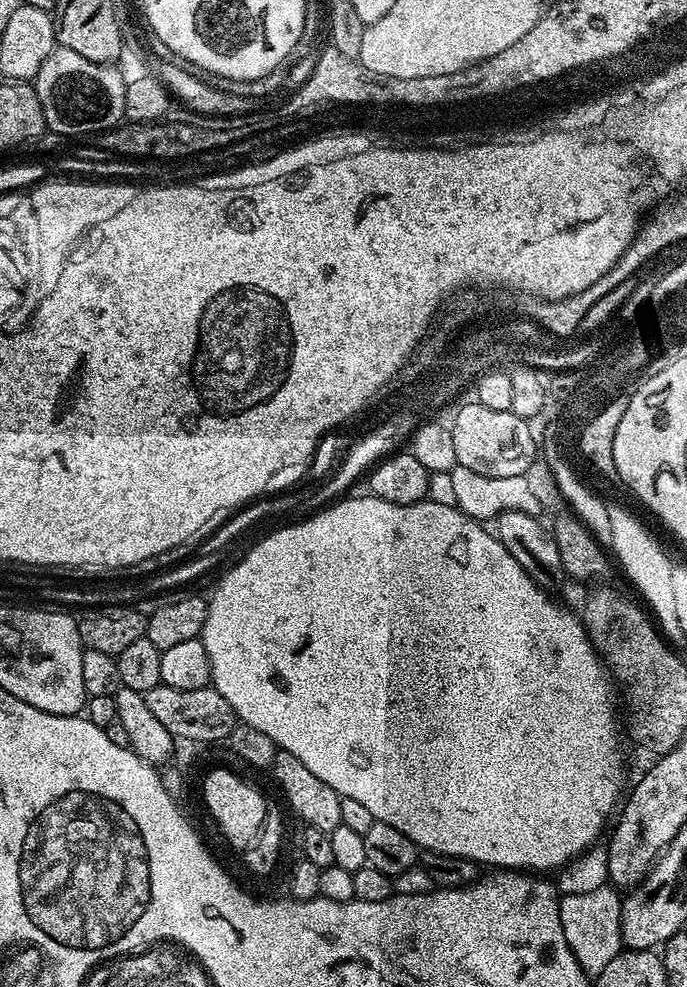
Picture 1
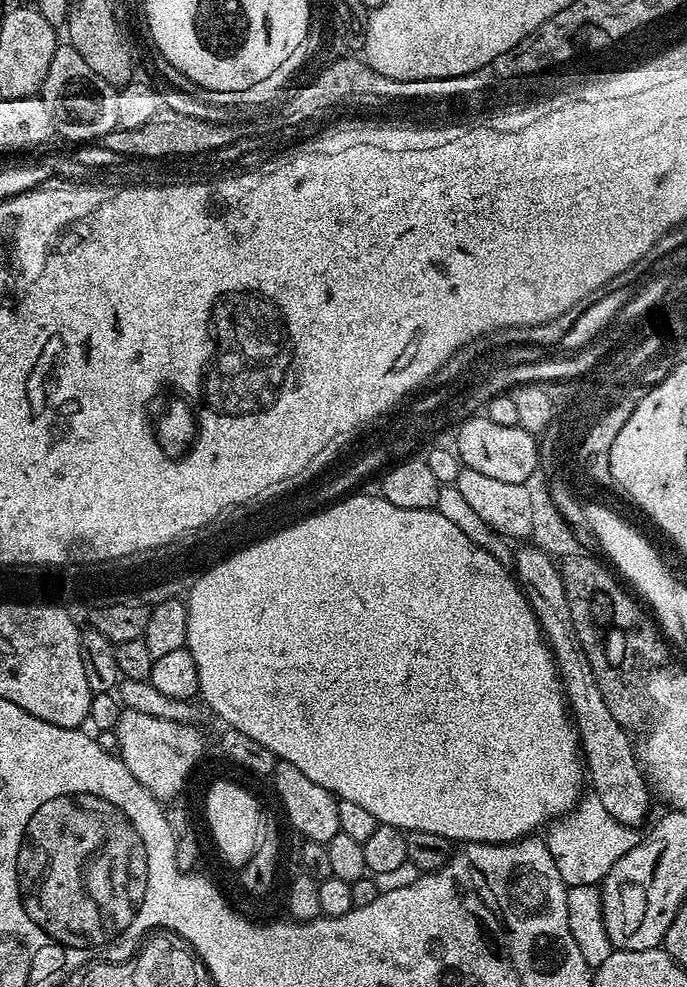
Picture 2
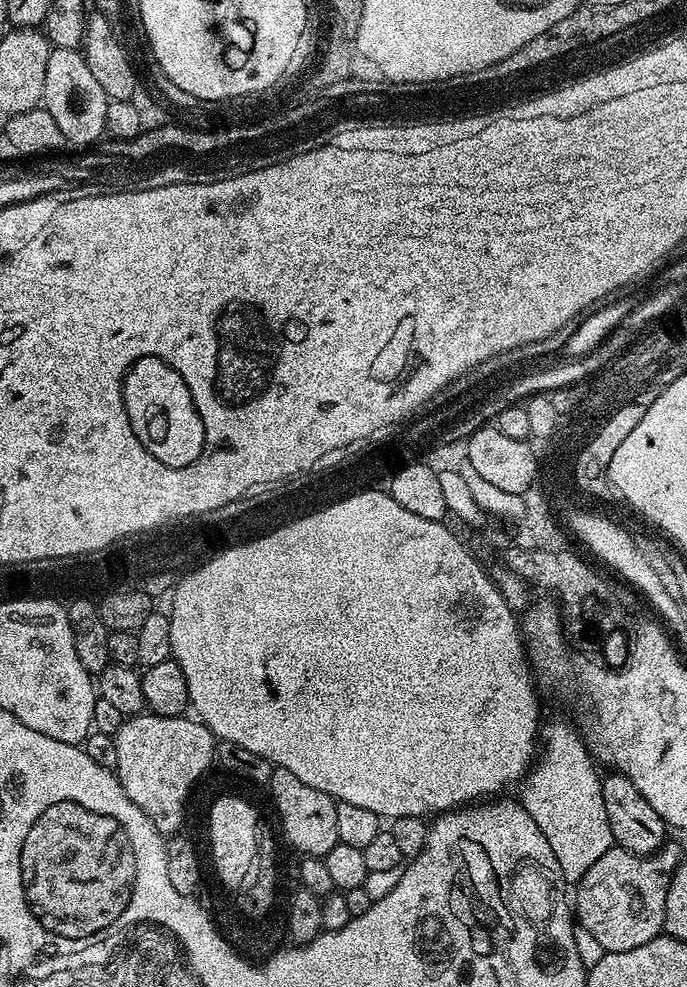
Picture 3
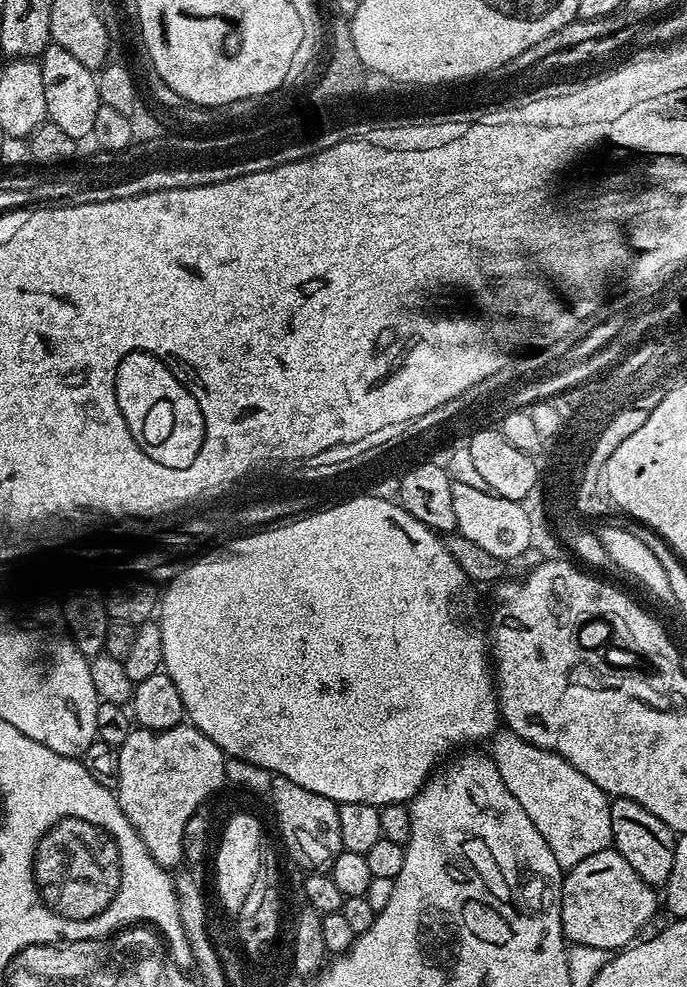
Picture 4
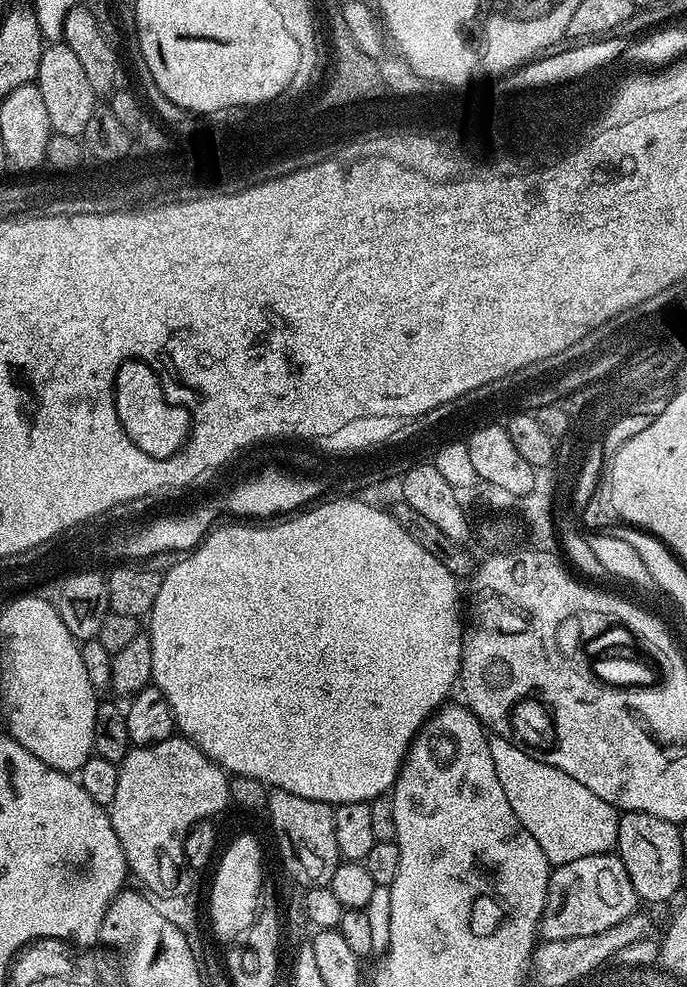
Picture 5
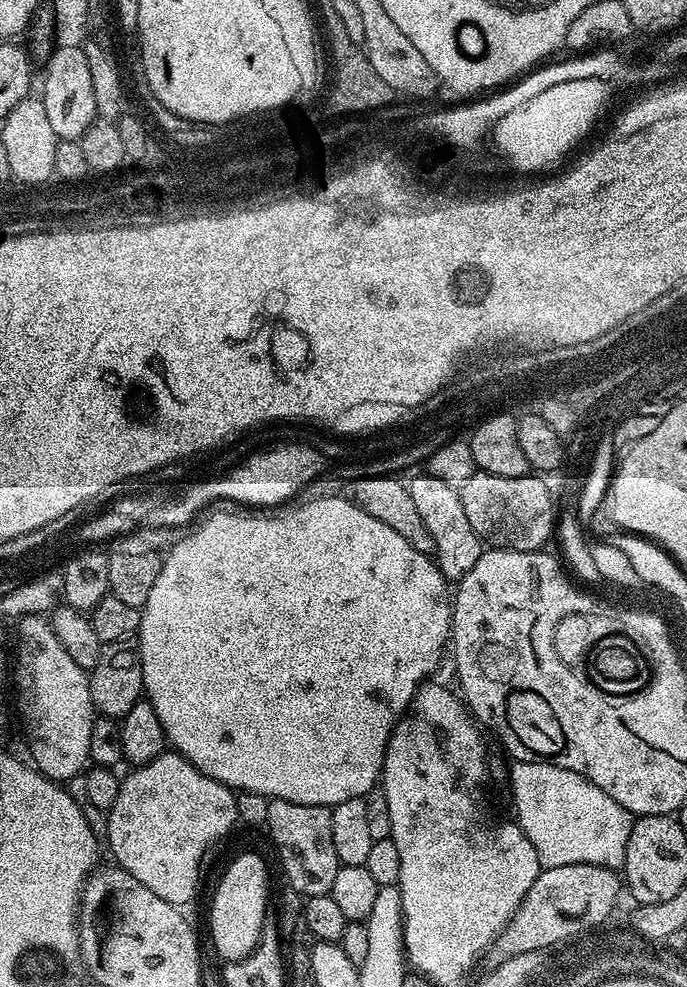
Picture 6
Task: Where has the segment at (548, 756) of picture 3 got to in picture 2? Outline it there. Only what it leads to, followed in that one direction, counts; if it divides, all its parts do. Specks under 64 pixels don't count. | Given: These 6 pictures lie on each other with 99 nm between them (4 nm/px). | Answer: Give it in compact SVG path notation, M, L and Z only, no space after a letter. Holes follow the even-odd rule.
M595 794L581 795L575 808L569 810L565 816L556 817L547 825L547 832L546 843L550 854L554 858L554 866L558 866L558 874L562 874L562 882L568 888L590 886L591 884L599 885L610 868L638 843L637 829L626 828L624 825L619 824L606 811L606 806L602 806L602 801Z

